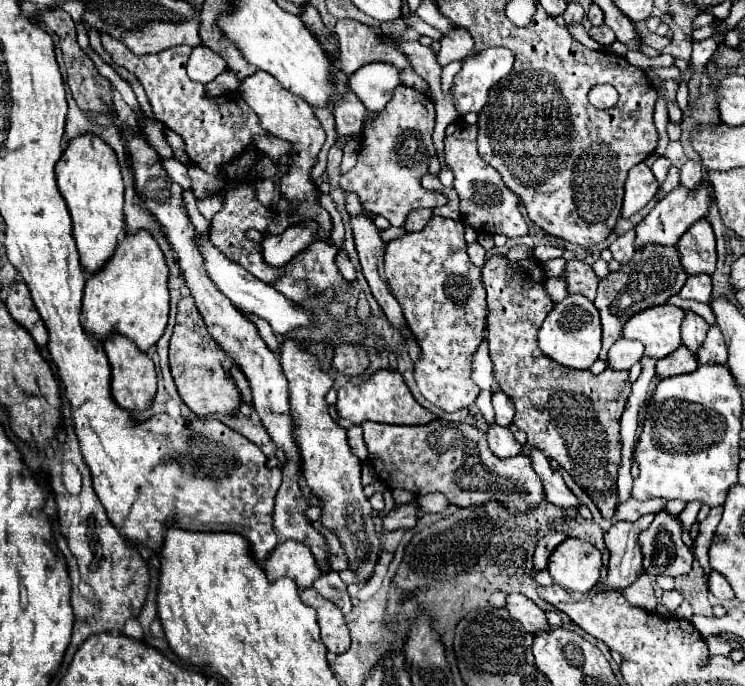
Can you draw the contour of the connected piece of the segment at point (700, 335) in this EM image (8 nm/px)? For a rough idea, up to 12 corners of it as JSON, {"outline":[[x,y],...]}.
{"outline":[[686,310],[682,344],[698,352],[708,328],[706,320]]}

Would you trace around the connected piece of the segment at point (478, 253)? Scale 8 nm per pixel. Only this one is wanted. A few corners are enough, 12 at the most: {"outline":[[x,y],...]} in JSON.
{"outline":[[468,244],[468,256],[476,266],[484,266],[486,250]]}

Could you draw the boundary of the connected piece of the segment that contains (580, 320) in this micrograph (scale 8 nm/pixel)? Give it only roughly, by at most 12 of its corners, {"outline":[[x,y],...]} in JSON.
{"outline":[[558,302],[538,332],[550,360],[588,370],[602,348],[596,306]]}

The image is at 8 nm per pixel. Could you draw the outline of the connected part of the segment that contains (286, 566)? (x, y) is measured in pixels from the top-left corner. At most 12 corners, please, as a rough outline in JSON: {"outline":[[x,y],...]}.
{"outline":[[292,540],[264,562],[270,582],[288,576],[310,588],[322,574],[312,552]]}

